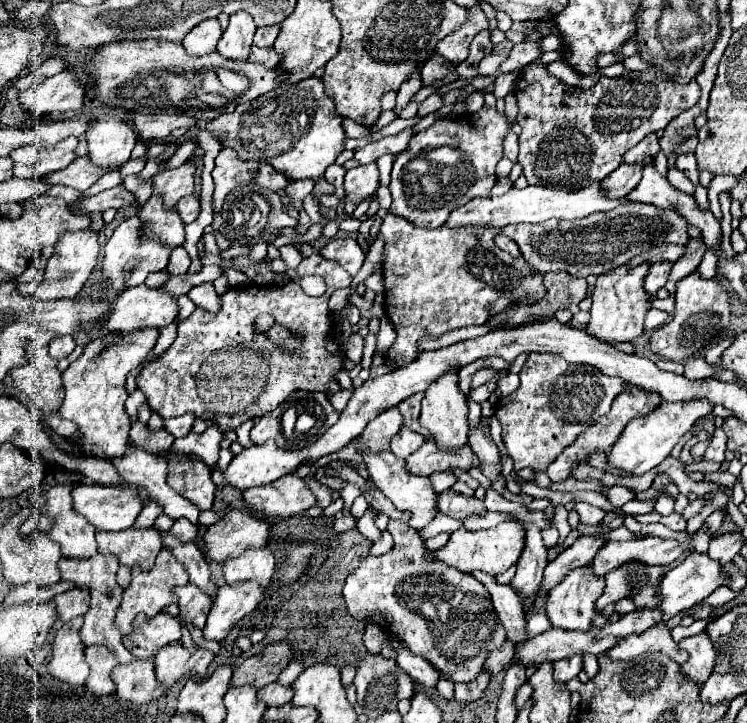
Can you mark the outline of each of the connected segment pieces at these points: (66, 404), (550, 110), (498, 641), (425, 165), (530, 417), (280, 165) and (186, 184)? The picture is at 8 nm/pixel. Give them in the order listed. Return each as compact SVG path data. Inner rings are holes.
M142 328L142 330L128 334L128 336L110 336L106 340L92 340L90 344L84 346L84 354L62 372L66 398L60 406L60 416L78 426L78 436L70 438L70 444L76 448L76 454L94 456L98 460L112 460L114 456L126 454L128 432L130 432L130 420L128 420L126 410L124 410L124 402L128 398L128 394L124 390L126 376L134 368L134 364L142 364L146 360L148 352L156 344L156 338L158 338L156 328Z
M530 64L526 72L518 76L516 82L516 102L518 116L516 122L522 126L520 138L520 156L522 174L528 178L528 184L550 184L550 188L586 188L594 180L604 180L612 170L622 164L622 154L628 152L634 144L646 138L652 132L664 130L672 118L688 110L700 100L700 88L696 80L690 84L678 84L668 78L668 74L658 66L644 72L628 72L618 78L602 78L594 88L582 90L580 96L566 96L566 86L558 78L550 76L544 70L544 64Z
M390 520L386 530L394 538L394 548L382 556L368 556L362 560L358 570L346 578L342 594L350 616L364 626L376 624L384 628L386 634L398 636L402 644L406 644L414 654L426 656L426 660L430 660L430 664L434 664L434 668L438 668L438 672L442 672L442 676L450 678L454 684L472 682L482 672L486 658L494 650L500 650L506 642L506 630L494 612L490 594L474 576L432 560L418 532L408 528L404 522Z
M482 106L478 112L464 114L456 120L436 120L430 128L412 136L408 148L394 160L390 180L390 212L404 216L422 228L440 228L454 208L470 202L476 196L490 196L490 190L496 184L494 168L502 158L502 142L510 128L512 122L504 112ZM442 146L458 150L460 160L456 166L430 160L430 154Z
M532 352L520 370L520 386L498 402L498 420L502 424L502 440L514 460L514 470L530 468L546 472L558 454L570 446L594 420L610 412L612 400L626 390L626 380L610 378L598 368L570 364L552 352Z
M312 76L306 78L298 84L292 86L282 86L282 88L274 88L262 96L258 96L258 100L252 102L244 102L240 106L236 106L234 112L230 114L220 114L212 120L206 122L206 130L218 138L222 136L222 146L224 148L234 148L234 152L242 158L242 160L256 160L256 162L268 162L274 168L278 168L278 172L282 172L286 178L290 180L300 180L300 178L320 178L324 174L324 170L334 164L334 160L338 158L338 154L344 150L344 130L342 130L342 116L336 112L332 98L328 98L324 94L324 84L320 78Z
M186 162L176 170L162 170L152 178L152 194L160 194L164 206L174 208L176 202L194 192L194 164Z

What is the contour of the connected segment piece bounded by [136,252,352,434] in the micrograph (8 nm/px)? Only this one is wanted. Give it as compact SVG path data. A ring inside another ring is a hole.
M314 252L308 258L302 258L302 262L296 268L298 276L322 276L326 280L326 292L318 298L312 298L304 294L300 284L296 280L288 280L284 286L276 284L250 284L246 288L228 288L224 294L220 294L220 312L212 314L200 306L182 322L178 322L178 336L172 342L172 346L162 354L156 356L156 360L150 360L142 366L136 384L146 396L146 404L152 412L158 412L164 420L176 418L182 414L192 412L200 420L210 420L212 424L218 424L222 432L236 430L246 420L262 418L266 412L274 410L280 402L284 402L292 392L306 390L306 392L322 392L328 394L332 382L336 382L336 374L344 370L344 356L342 354L330 354L326 350L328 336L332 330L332 314L328 308L328 300L336 290L342 286L348 286L352 282L350 274L334 260L326 260L320 256L320 252ZM260 314L274 316L274 324L280 324L288 332L296 334L296 340L300 340L300 346L294 352L288 352L266 336L266 332L256 330L256 318Z

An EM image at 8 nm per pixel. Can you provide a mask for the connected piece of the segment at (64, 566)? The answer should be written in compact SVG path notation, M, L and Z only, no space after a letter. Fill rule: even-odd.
M94 554L92 558L86 558L86 560L60 558L60 562L58 562L62 580L72 582L76 588L90 592L90 608L84 614L84 624L80 628L82 644L84 646L94 646L94 644L106 646L106 648L110 648L110 652L114 652L114 656L120 660L120 664L128 664L128 662L134 662L134 656L124 648L122 636L114 628L114 614L116 614L116 608L118 608L120 596L122 596L122 588L116 584L118 566L120 566L118 560L110 554Z

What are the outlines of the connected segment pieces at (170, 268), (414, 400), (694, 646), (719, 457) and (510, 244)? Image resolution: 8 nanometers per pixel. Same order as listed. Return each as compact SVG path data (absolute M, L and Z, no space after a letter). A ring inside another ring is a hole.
M184 247L174 248L167 266L167 271L171 274L184 274L191 264L191 259Z
M418 392L418 394L414 394L414 396L406 398L406 400L402 400L402 402L398 404L398 410L400 410L400 414L404 416L404 426L406 426L406 428L410 428L410 430L420 432L420 434L424 434L424 436L426 436L426 432L418 428L420 402L422 402L422 392Z
M698 634L698 636L684 638L678 642L678 646L684 652L688 652L686 664L680 664L682 674L694 680L694 684L704 684L714 668L714 656L716 656L716 650L712 648L712 642L708 640L708 636Z
M716 428L716 432L712 434L710 446L704 452L703 459L716 463L722 463L725 460L726 452L726 434L722 428Z
M496 236L496 238L494 238L494 244L496 244L500 250L504 250L504 252L512 254L514 258L518 258L518 256L520 256L520 250L518 250L516 242L514 242L514 240L510 240L510 238L506 238L506 236Z

